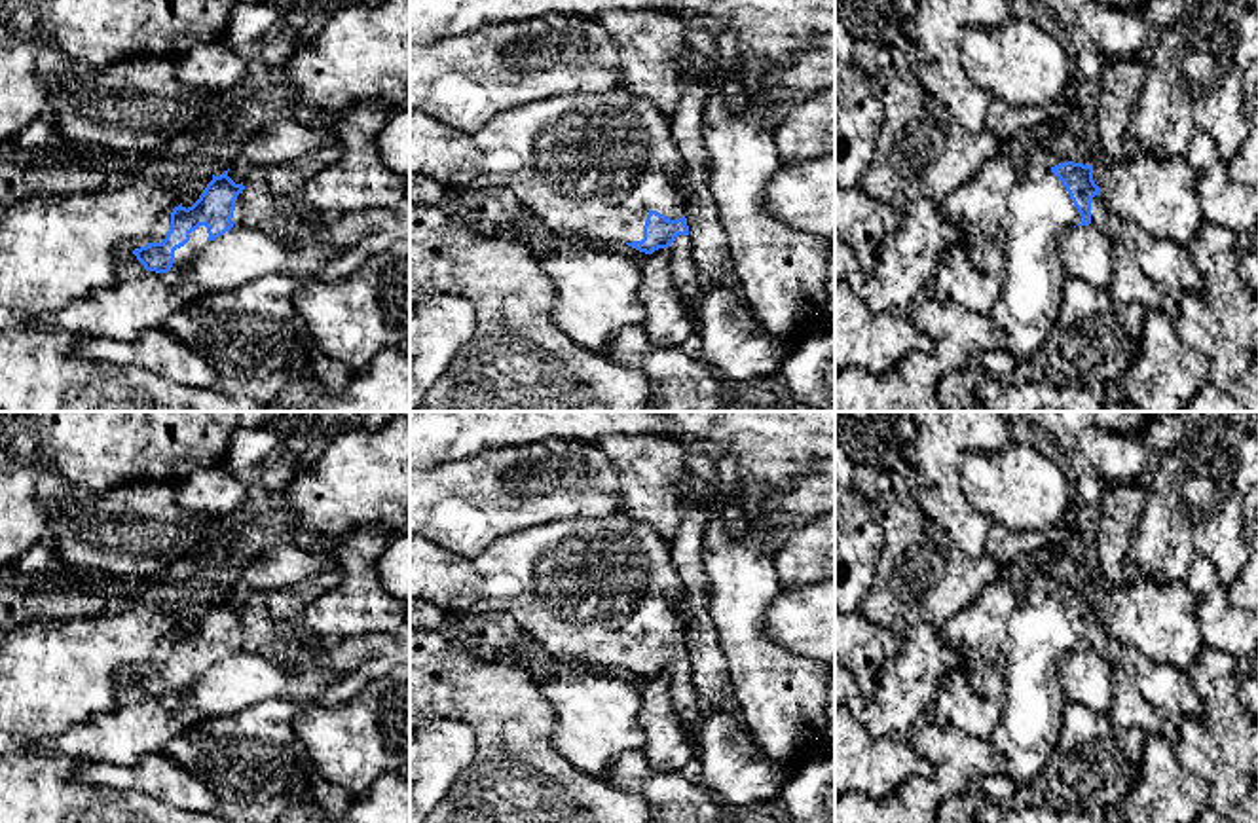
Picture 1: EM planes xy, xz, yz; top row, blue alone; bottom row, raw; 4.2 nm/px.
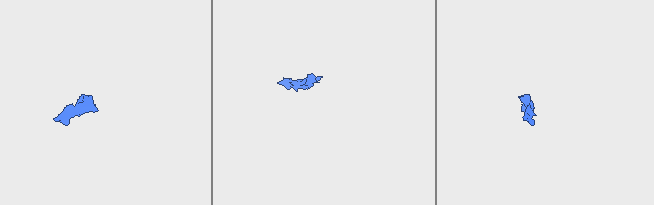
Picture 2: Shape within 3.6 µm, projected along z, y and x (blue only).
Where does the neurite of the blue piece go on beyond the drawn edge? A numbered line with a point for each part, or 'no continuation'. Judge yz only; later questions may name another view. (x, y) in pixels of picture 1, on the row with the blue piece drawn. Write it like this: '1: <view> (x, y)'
1: yz (1008, 222)
2: yz (1164, 260)

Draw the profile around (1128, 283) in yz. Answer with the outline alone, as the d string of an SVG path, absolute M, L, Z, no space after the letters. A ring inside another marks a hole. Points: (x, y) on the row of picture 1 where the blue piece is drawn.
M1112 245L1112 258L1114 271L1106 288L1118 303L1137 302L1148 309L1163 311L1171 319L1176 317L1176 296L1171 290L1150 281L1119 245Z

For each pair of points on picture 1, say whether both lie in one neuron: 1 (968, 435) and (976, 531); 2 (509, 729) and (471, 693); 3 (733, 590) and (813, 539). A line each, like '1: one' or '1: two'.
1: one
2: one
3: two

